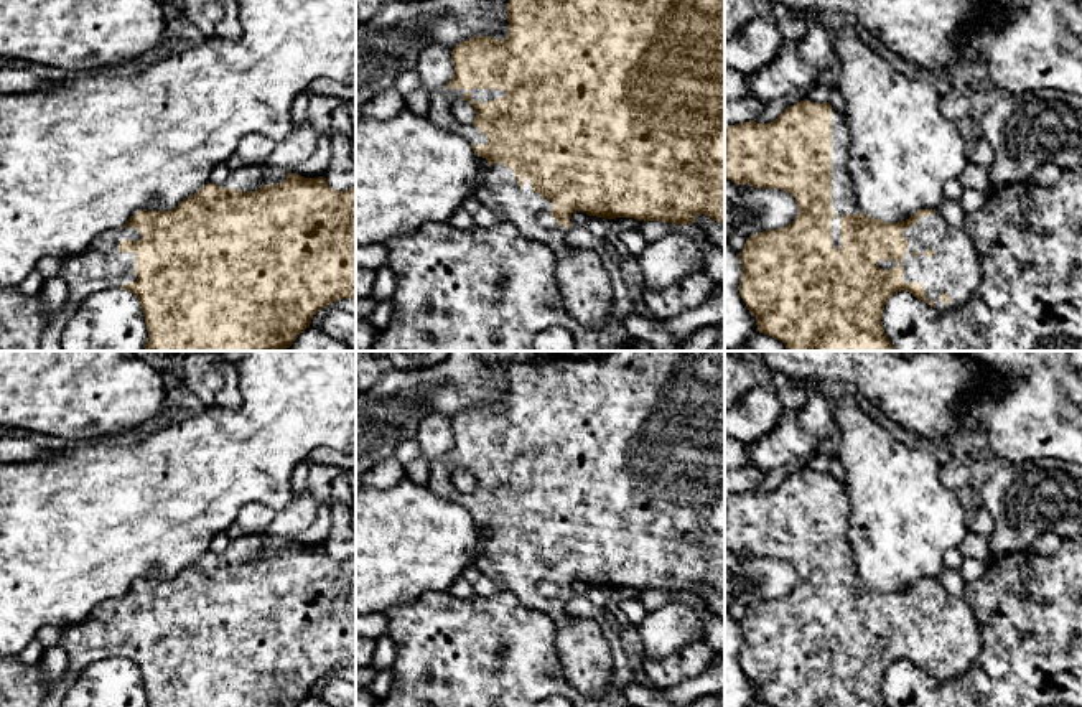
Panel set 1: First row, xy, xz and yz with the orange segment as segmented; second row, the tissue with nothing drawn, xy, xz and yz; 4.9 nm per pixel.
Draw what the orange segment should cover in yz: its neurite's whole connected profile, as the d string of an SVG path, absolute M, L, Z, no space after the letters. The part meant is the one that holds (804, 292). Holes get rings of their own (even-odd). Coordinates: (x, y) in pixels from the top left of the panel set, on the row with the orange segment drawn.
M807 99L787 107L774 122L758 124L749 120L725 129L725 176L736 185L787 191L795 198L799 208L799 214L789 226L748 237L739 252L743 265L739 295L748 310L756 316L758 331L782 341L787 351L896 351L881 325L884 305L894 293L906 290L937 310L954 310L968 302L982 282L982 262L970 236L965 229L952 227L935 209L921 209L901 222L884 222L866 216L858 208L846 168L850 142L845 117L828 102L817 104Z

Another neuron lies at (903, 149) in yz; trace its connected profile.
M855 21L835 31L838 53L837 89L845 99L850 148L846 168L861 213L884 222L901 222L921 209L937 209L944 185L968 165L963 138L942 114L942 96L926 82L911 79L874 53L860 36Z

